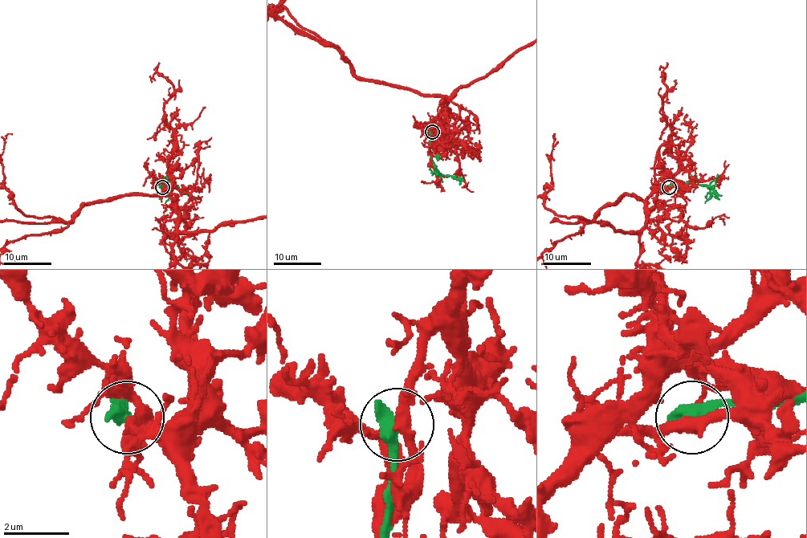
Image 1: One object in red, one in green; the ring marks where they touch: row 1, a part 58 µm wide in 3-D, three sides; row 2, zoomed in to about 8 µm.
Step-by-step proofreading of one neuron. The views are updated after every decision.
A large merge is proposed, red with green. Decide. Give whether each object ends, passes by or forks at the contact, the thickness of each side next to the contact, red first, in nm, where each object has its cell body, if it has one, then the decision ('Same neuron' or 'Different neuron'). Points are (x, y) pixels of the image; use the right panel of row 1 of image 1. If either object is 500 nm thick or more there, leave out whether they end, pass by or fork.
Thickness 340 nm (red) against 500 nm. Soma of red: none. Soma of green: none. Different neuron

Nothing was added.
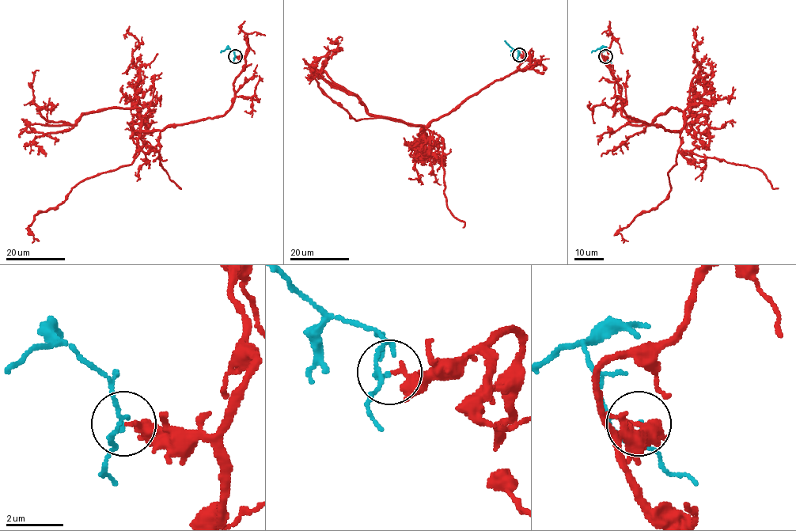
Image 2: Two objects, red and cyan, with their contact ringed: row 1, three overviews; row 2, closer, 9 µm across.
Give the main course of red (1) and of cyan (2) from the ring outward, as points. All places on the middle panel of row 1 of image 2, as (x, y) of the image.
1: (519, 54), (529, 56), (517, 71), (424, 134), (372, 115), (337, 85), (322, 69), (338, 44), (330, 43)
2: (519, 54), (505, 40)

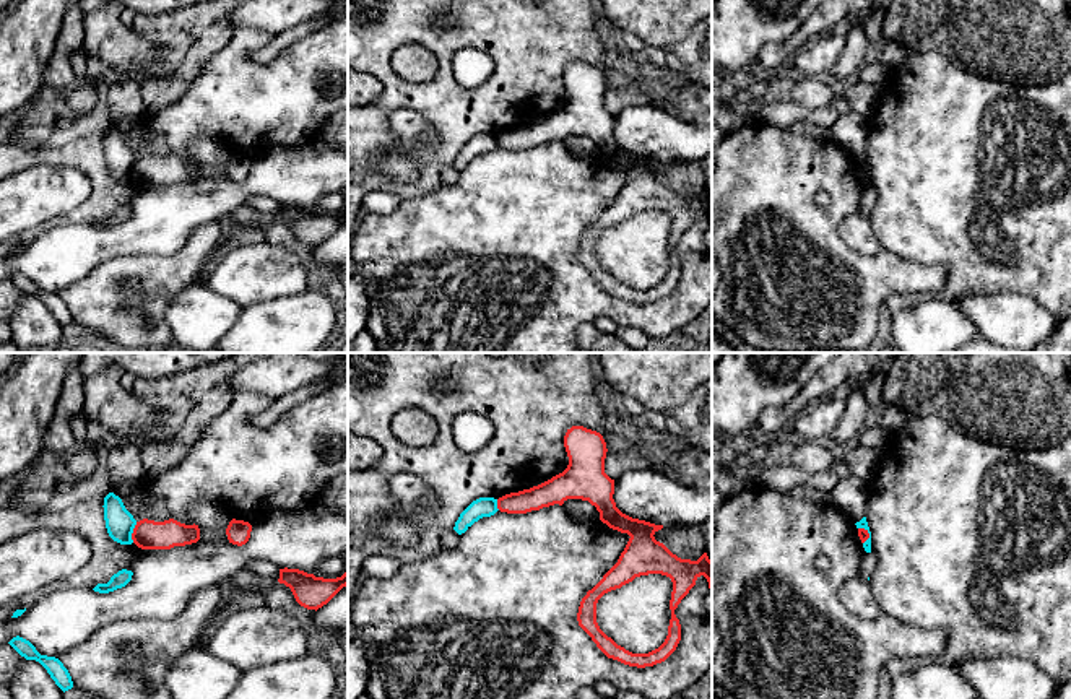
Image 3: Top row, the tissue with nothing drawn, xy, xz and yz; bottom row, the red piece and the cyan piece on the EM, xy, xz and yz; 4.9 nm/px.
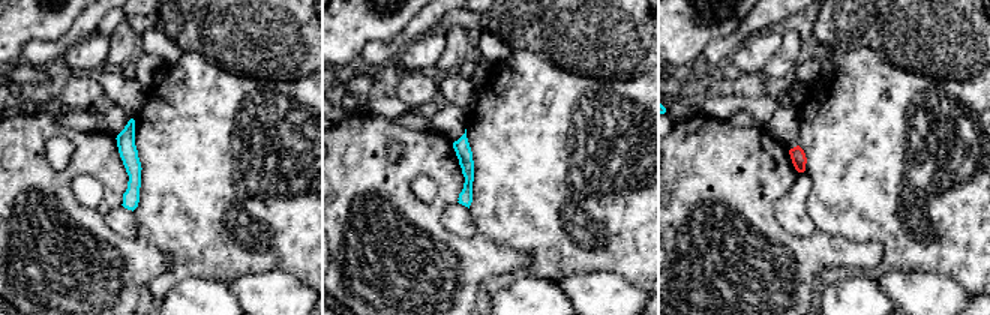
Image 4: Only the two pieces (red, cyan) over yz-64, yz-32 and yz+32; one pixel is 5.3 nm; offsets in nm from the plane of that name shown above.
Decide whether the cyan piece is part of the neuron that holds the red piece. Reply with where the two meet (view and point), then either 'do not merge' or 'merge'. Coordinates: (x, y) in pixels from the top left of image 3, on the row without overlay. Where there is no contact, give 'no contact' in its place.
xy (134, 168) | do not merge

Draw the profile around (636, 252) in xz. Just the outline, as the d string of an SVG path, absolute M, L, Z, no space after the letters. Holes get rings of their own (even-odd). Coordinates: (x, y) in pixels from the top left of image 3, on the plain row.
M666 211L635 213L598 236L596 258L626 286L648 289L658 284L668 271L671 228L673 218Z

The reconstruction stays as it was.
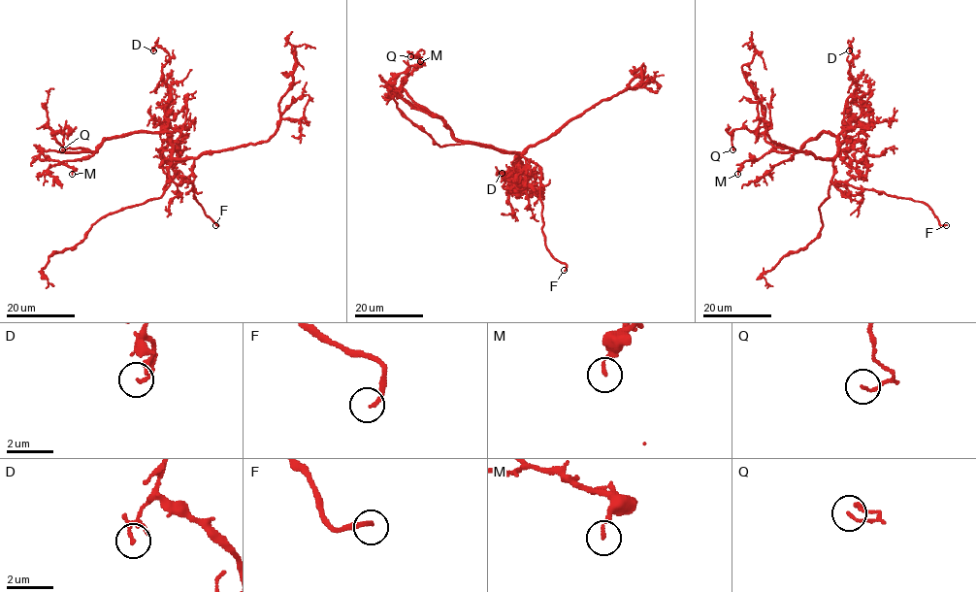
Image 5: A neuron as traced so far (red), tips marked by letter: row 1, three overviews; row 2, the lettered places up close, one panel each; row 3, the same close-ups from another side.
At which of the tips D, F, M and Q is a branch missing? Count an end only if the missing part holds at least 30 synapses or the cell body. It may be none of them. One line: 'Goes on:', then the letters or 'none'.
Goes on: F

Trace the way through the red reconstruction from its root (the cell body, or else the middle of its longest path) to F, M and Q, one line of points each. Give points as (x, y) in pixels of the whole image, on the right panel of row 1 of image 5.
F: (829, 158), (832, 162), (833, 183), (842, 181), (923, 201), (938, 222), (946, 225)
M: (829, 158), (837, 153), (837, 139), (824, 132), (797, 150), (770, 150), (745, 160), (737, 174)
Q: (829, 158), (837, 149), (837, 139), (830, 132), (792, 150), (773, 147), (762, 133), (734, 129), (732, 149)

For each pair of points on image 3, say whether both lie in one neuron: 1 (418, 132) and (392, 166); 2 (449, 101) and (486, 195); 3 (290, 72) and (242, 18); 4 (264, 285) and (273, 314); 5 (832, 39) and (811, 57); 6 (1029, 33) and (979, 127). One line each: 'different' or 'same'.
1: same
2: different
3: different
4: different
5: same
6: different

